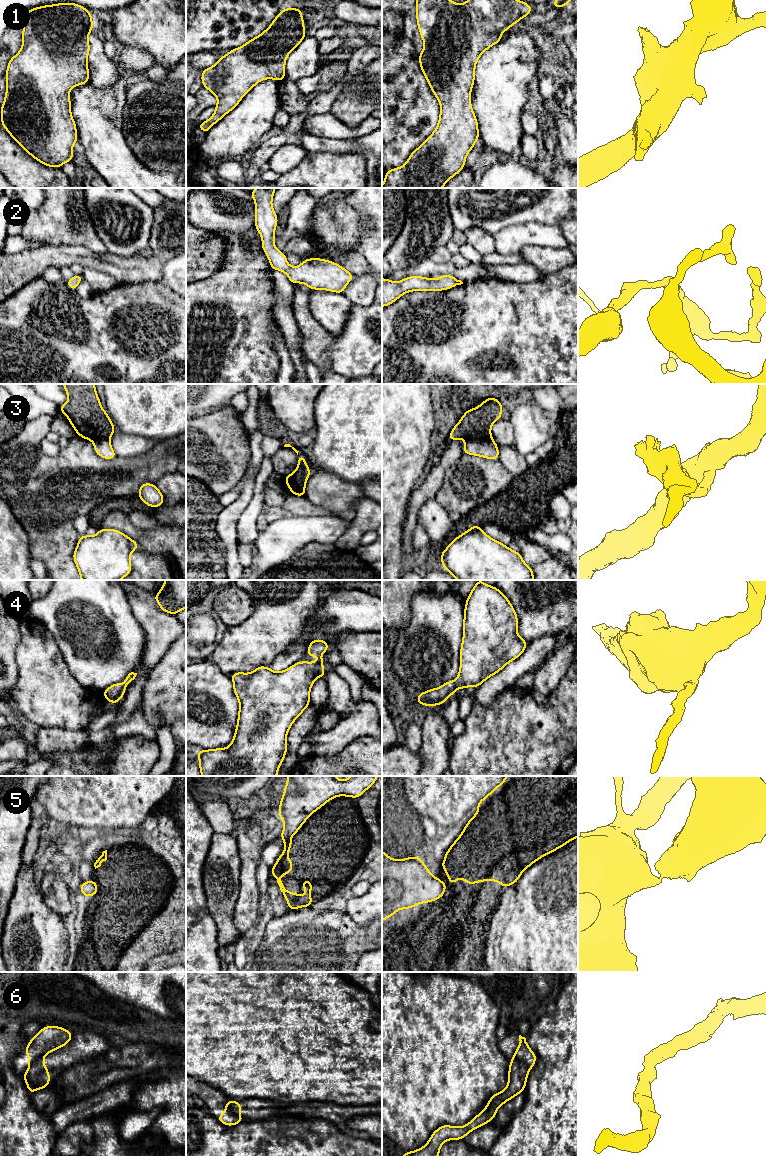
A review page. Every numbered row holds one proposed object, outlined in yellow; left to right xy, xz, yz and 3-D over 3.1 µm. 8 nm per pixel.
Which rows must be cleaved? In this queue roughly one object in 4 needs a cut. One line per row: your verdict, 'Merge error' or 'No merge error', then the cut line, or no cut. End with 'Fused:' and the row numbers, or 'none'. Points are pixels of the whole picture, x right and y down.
1: No merge error. No split
2: No merge error. No split
3: Merge error. Split along yz (491, 438), (466, 440)
4: No merge error. No split
5: Merge error. Split along xz (290, 838), (285, 843)
6: Merge error. Split along yz (513, 1057), (521, 1060), (529, 1069)
Fused: 3, 5, 6

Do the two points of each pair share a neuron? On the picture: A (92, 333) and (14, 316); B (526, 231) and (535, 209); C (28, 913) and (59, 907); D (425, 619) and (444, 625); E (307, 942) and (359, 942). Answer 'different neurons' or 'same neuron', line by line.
A: same neuron
B: different neurons
C: different neurons
D: same neuron
E: same neuron

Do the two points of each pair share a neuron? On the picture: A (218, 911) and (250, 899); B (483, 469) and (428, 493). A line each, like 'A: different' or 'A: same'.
A: different
B: different

